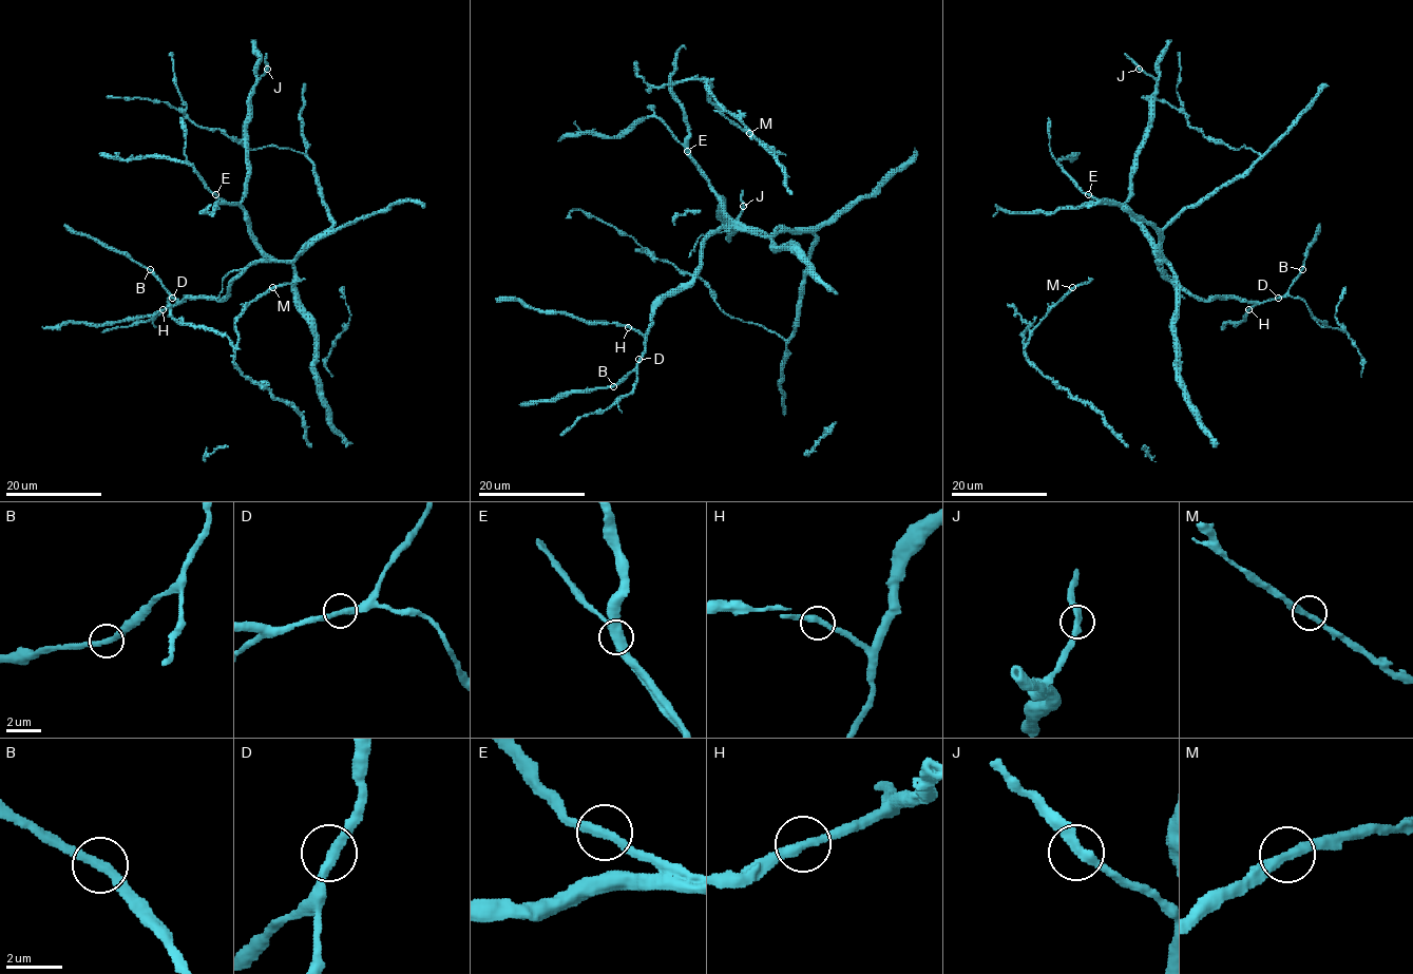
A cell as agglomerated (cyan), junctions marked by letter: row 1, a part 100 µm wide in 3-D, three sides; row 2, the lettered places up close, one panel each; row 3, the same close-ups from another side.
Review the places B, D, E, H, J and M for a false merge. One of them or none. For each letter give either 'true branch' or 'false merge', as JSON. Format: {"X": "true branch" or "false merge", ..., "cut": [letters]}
{"B": "true branch", "D": "true branch", "E": "true branch", "H": "true branch", "J": "true branch", "M": "true branch", "cut": []}

